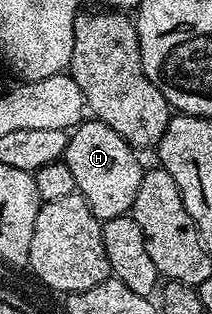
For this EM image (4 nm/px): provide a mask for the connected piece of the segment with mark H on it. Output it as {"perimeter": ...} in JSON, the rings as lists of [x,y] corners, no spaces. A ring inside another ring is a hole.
{"perimeter":[[[84,120],[70,131],[62,161],[66,162],[69,172],[73,172],[75,189],[87,201],[93,216],[105,223],[130,211],[145,173],[144,167],[139,167],[138,157],[133,147],[121,140],[109,124]]]}

